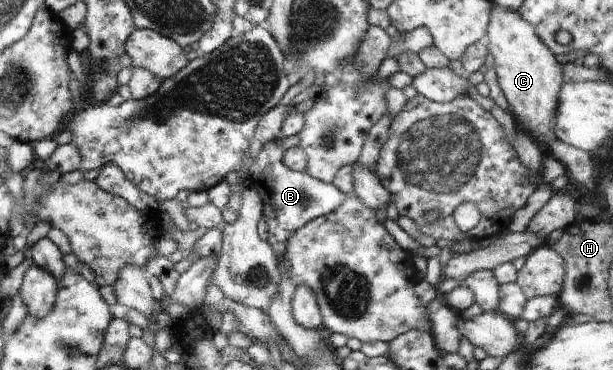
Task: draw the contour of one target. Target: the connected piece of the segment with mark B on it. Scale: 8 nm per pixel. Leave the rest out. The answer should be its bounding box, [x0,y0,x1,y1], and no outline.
[246,141,351,258]

